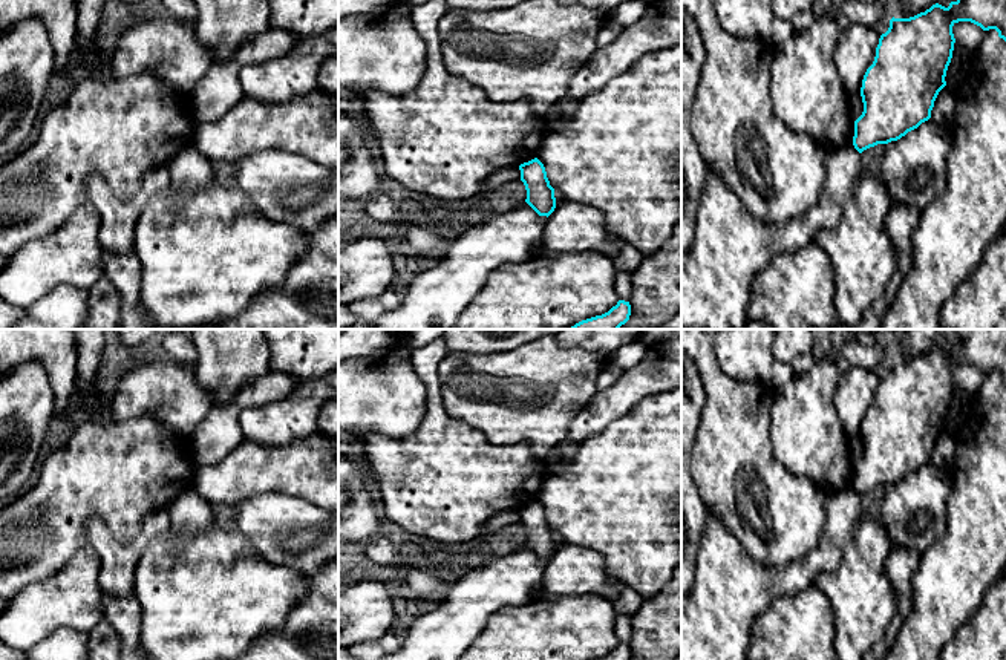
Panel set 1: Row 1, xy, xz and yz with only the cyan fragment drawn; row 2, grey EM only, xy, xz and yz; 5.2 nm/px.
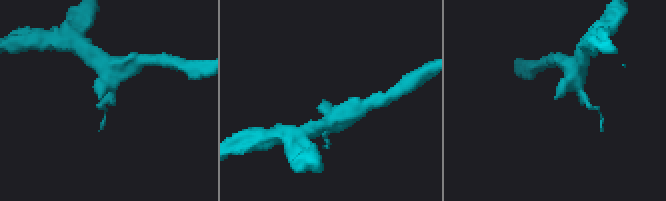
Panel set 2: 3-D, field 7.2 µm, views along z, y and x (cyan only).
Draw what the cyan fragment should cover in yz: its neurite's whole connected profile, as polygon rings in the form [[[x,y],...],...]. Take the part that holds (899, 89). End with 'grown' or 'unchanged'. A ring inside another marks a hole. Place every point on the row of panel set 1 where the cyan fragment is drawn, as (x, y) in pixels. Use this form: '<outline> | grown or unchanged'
[[[957,0],[948,8],[936,3],[914,17],[890,20],[888,31],[879,38],[874,61],[862,80],[864,112],[854,121],[853,136],[859,153],[897,141],[931,118],[934,101],[946,86],[945,77],[955,43],[952,26],[959,21],[971,21],[983,31],[995,29],[1006,41],[1006,0]]] | unchanged

